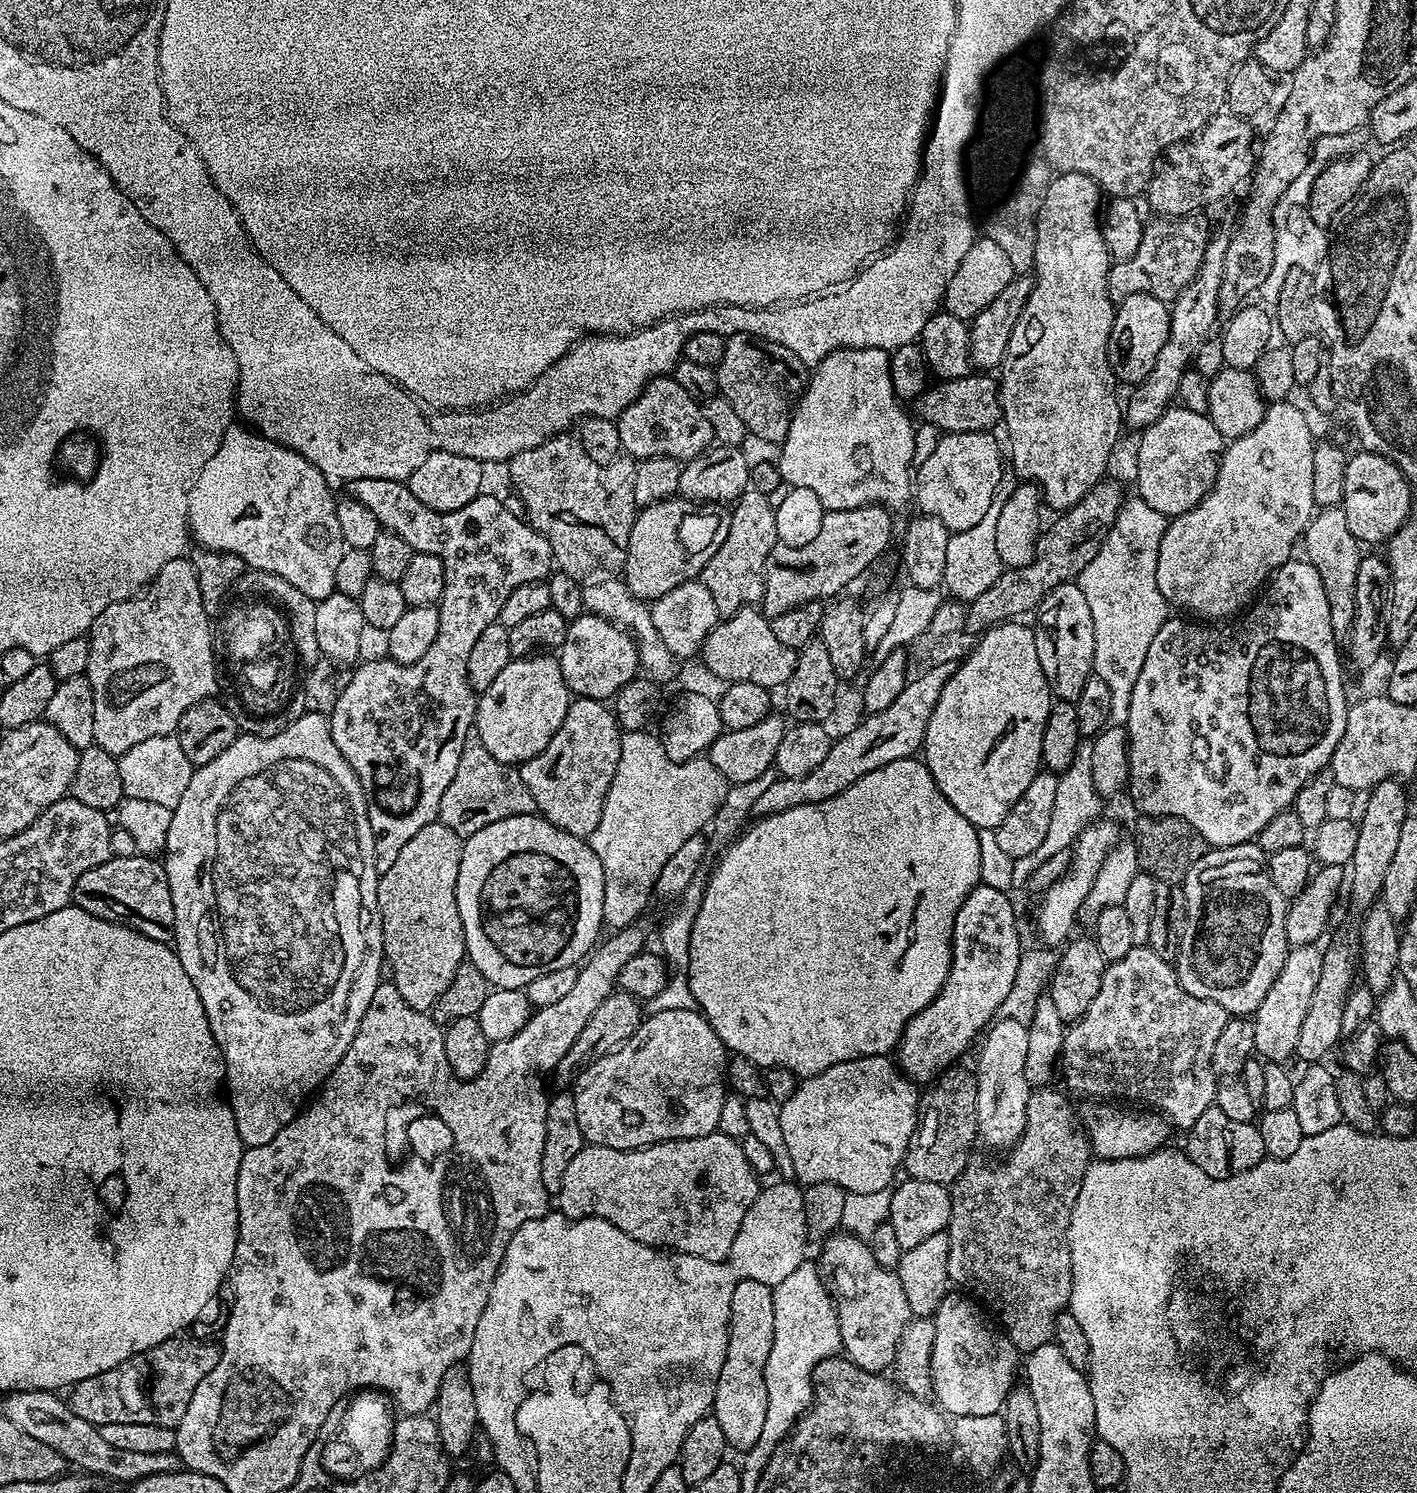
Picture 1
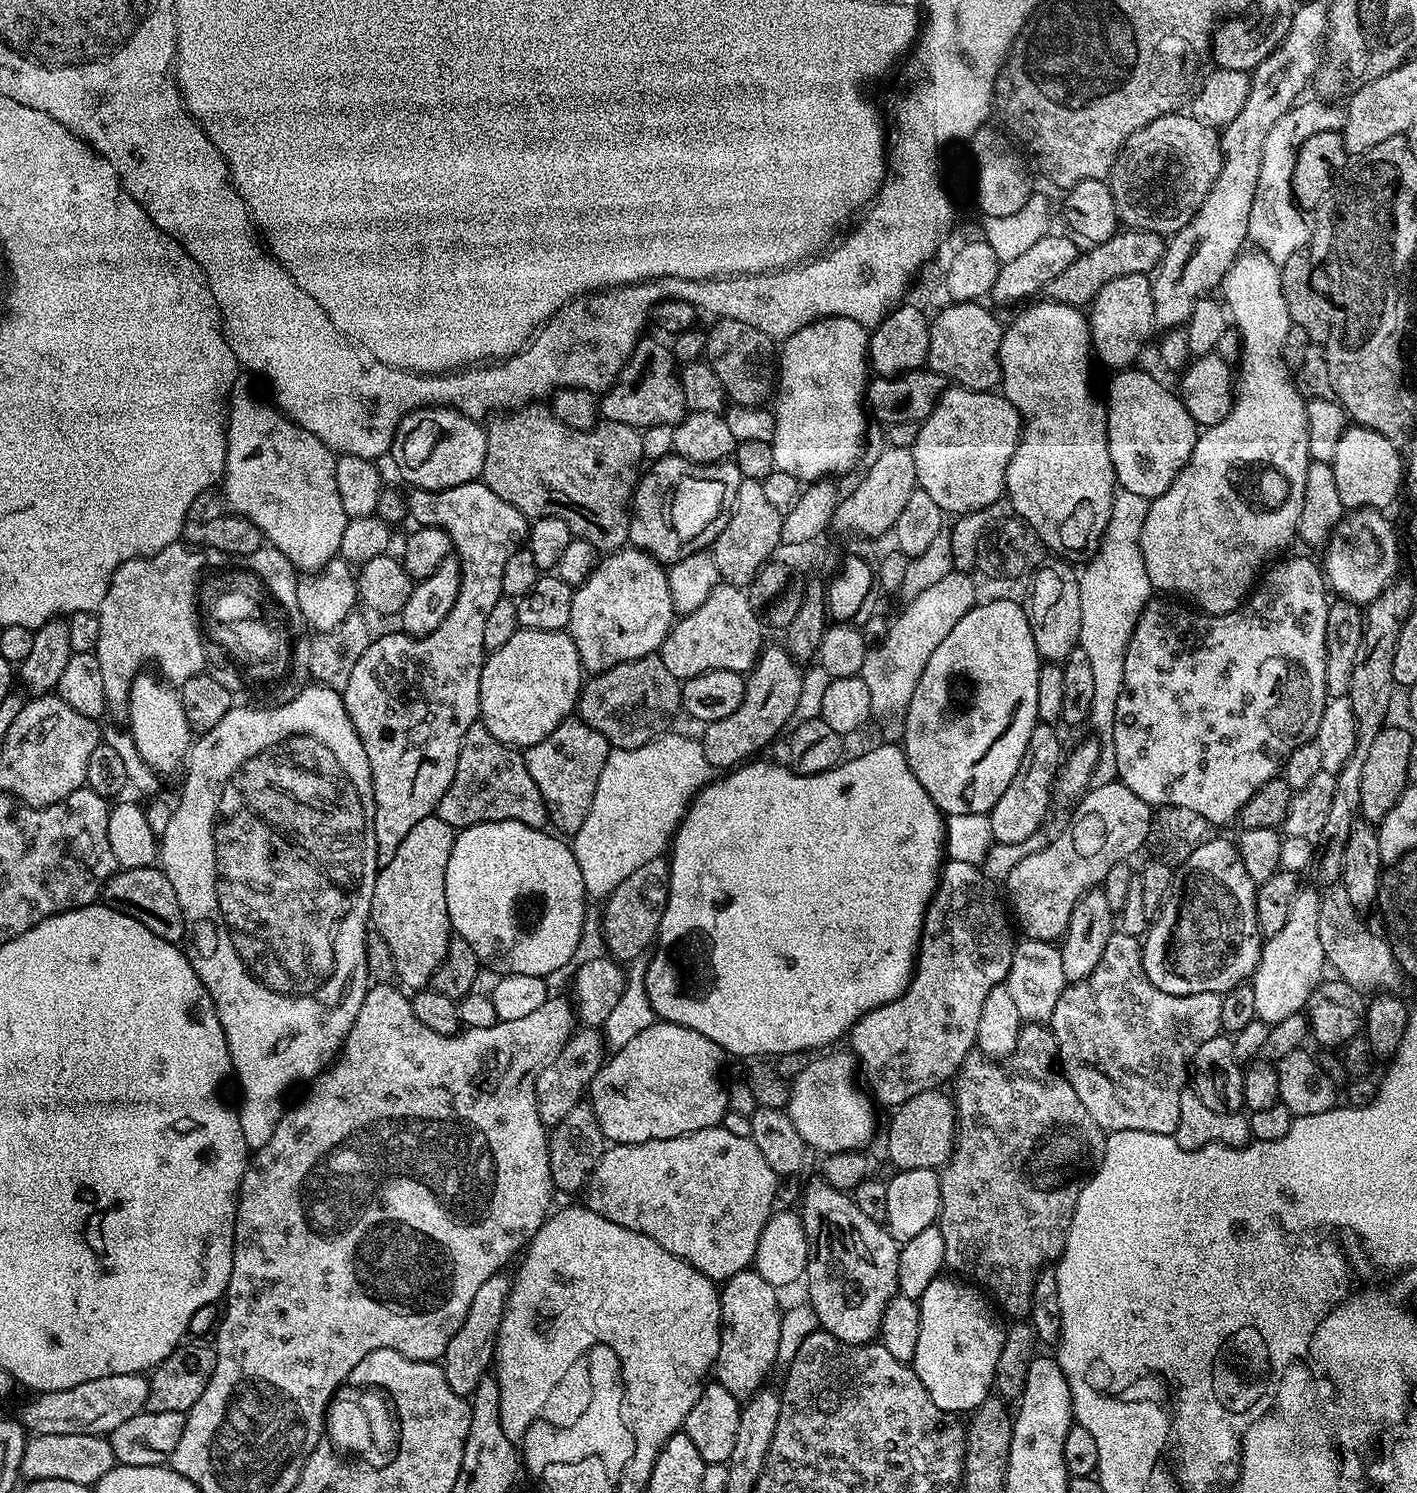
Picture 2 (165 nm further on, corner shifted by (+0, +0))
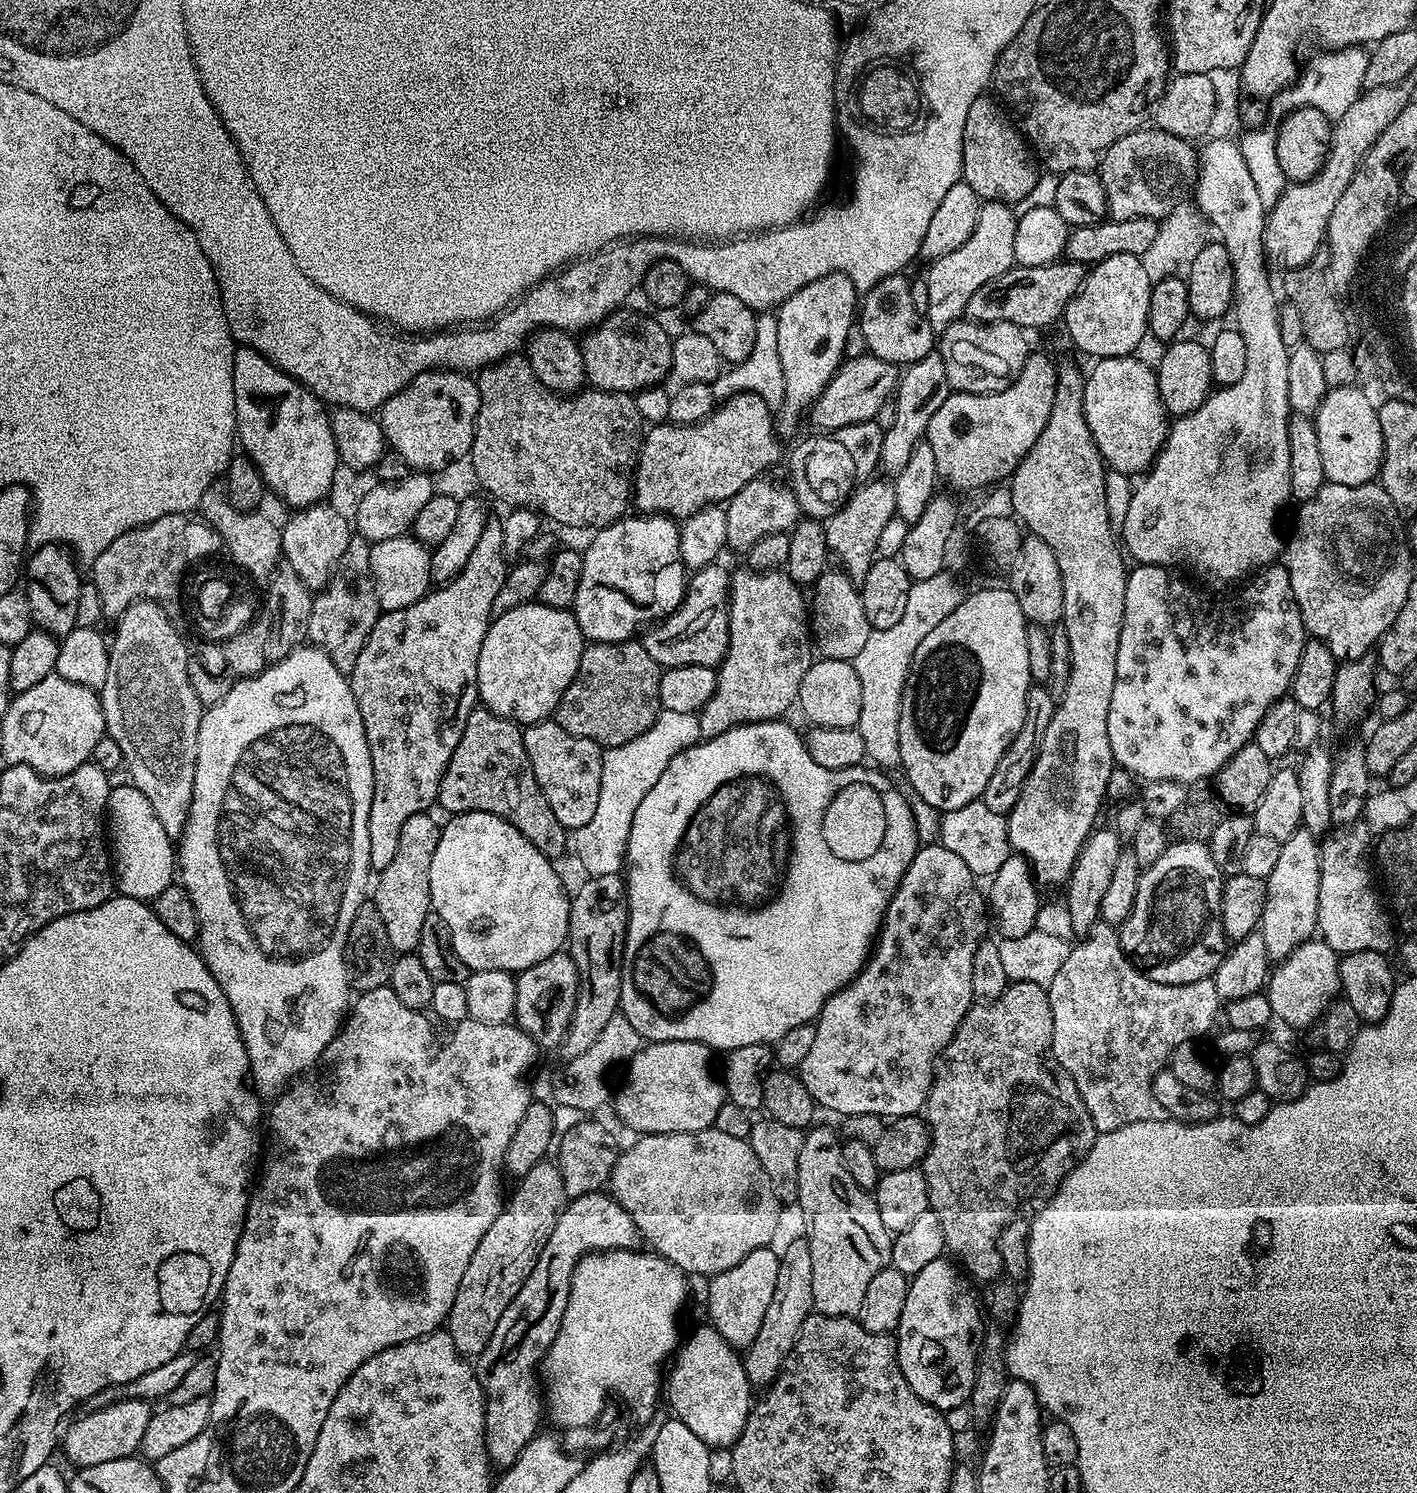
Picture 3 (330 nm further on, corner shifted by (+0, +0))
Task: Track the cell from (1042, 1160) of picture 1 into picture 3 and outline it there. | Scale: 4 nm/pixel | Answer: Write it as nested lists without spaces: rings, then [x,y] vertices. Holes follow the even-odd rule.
[[[1030,982],[1022,983],[1009,983],[1008,988],[1002,993],[997,1000],[990,1000],[987,1002],[973,1003],[972,1007],[968,1009],[968,1012],[962,1018],[962,1022],[958,1026],[958,1030],[954,1034],[952,1041],[946,1046],[946,1050],[940,1055],[939,1060],[936,1061],[936,1071],[932,1073],[932,1085],[928,1091],[928,1103],[923,1109],[922,1116],[928,1126],[928,1153],[924,1155],[922,1161],[922,1171],[926,1178],[926,1186],[928,1187],[928,1207],[934,1214],[938,1214],[938,1222],[942,1222],[942,1238],[944,1239],[944,1247],[954,1257],[955,1263],[959,1265],[961,1269],[969,1277],[975,1278],[977,1276],[980,1280],[988,1280],[987,1282],[995,1282],[1001,1279],[1002,1272],[1000,1267],[1003,1266],[1004,1260],[1000,1257],[1000,1235],[1004,1232],[1004,1227],[1008,1224],[1008,1219],[1011,1218],[1012,1212],[1016,1212],[1019,1208],[1034,1208],[1032,1210],[1039,1209],[1041,1206],[1048,1203],[1049,1200],[1055,1196],[1056,1192],[1060,1189],[1060,1183],[1070,1175],[1075,1169],[1076,1165],[1081,1160],[1086,1158],[1086,1154],[1094,1146],[1096,1137],[1098,1135],[1094,1122],[1092,1121],[1092,1115],[1086,1110],[1086,1106],[1082,1102],[1082,1098],[1078,1094],[1078,1090],[1074,1086],[1074,1082],[1070,1078],[1070,1074],[1062,1065],[1056,1063],[1052,1055],[1052,1035],[1054,1034],[1054,1018],[1052,1017],[1052,1011],[1050,1010],[1050,998],[1048,997],[1048,989],[1043,984],[1031,984]]]

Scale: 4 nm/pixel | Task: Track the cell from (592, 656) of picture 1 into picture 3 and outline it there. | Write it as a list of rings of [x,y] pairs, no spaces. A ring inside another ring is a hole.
[[[632,514],[607,524],[593,536],[596,537],[589,542],[588,549],[582,552],[582,578],[574,605],[574,615],[585,641],[621,644],[623,640],[633,639],[636,631],[639,633],[653,622],[665,620],[679,608],[686,591],[686,569],[680,549],[680,524],[675,519],[662,514]]]

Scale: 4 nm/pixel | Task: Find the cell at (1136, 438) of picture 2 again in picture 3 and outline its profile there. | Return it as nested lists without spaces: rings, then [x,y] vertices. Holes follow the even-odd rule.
[[[1139,355],[1119,356],[1118,358],[1097,359],[1092,369],[1087,369],[1084,382],[1084,413],[1086,424],[1090,426],[1090,434],[1094,434],[1094,442],[1100,451],[1100,457],[1113,472],[1121,472],[1129,478],[1135,472],[1144,474],[1156,463],[1164,444],[1168,440],[1170,417],[1162,398],[1158,394],[1156,369],[1150,363],[1139,360]]]

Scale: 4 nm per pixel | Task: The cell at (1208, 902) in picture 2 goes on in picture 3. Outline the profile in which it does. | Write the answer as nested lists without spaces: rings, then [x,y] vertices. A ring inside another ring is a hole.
[[[1180,840],[1169,843],[1168,849],[1165,850],[1162,854],[1162,858],[1158,858],[1158,862],[1154,862],[1152,865],[1150,865],[1149,868],[1143,869],[1143,871],[1141,871],[1140,877],[1138,878],[1138,894],[1134,898],[1134,906],[1130,910],[1130,914],[1126,918],[1126,922],[1120,925],[1118,929],[1120,933],[1120,944],[1122,945],[1122,947],[1124,947],[1124,952],[1126,953],[1126,955],[1128,955],[1128,959],[1132,961],[1132,965],[1134,965],[1134,967],[1138,969],[1139,972],[1143,972],[1144,975],[1149,976],[1149,978],[1154,982],[1162,982],[1163,984],[1189,984],[1190,982],[1198,982],[1199,980],[1206,980],[1215,977],[1216,971],[1218,970],[1218,966],[1224,961],[1224,957],[1230,947],[1230,941],[1228,937],[1224,935],[1224,919],[1220,916],[1222,914],[1222,898],[1224,897],[1225,879],[1225,873],[1221,872],[1220,868],[1214,862],[1214,858],[1210,854],[1210,850],[1208,849],[1207,843],[1204,843],[1202,841]]]

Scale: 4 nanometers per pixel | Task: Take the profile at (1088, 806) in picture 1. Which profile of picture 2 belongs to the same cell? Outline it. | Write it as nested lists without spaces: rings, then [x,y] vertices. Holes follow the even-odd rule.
[[[1125,488],[1117,491],[1112,498],[1110,522],[1104,531],[1100,548],[1085,563],[1088,565],[1084,572],[1082,568],[1078,576],[1082,606],[1082,630],[1078,646],[1086,650],[1086,658],[1090,658],[1090,666],[1094,669],[1094,706],[1090,728],[1100,735],[1099,756],[1092,774],[1093,785],[1111,784],[1117,779],[1112,727],[1118,694],[1122,690],[1124,655],[1142,610],[1154,596],[1140,549],[1142,526],[1146,522],[1149,503],[1149,497],[1142,494],[1130,494],[1130,490]]]

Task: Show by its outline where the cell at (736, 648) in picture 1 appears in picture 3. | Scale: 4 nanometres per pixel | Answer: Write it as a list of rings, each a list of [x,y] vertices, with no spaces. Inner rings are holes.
[[[717,562],[715,564],[708,564],[705,568],[699,568],[693,571],[690,579],[687,581],[684,600],[681,602],[679,608],[677,608],[675,612],[671,612],[665,620],[659,621],[651,630],[643,633],[643,636],[645,635],[644,637],[642,636],[644,648],[650,654],[650,658],[654,658],[654,662],[660,664],[661,669],[677,668],[678,666],[710,666],[711,668],[716,668],[723,662],[724,655],[728,649],[728,598],[732,590],[732,577],[729,569],[724,569],[722,565],[723,563]]]

